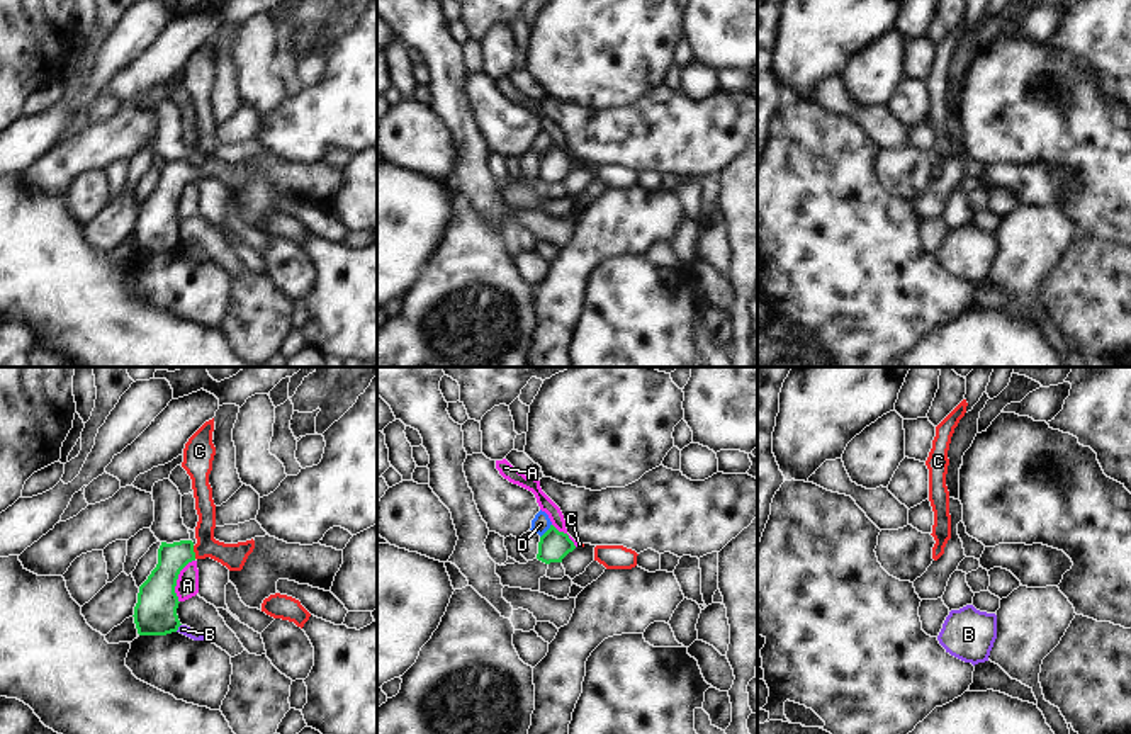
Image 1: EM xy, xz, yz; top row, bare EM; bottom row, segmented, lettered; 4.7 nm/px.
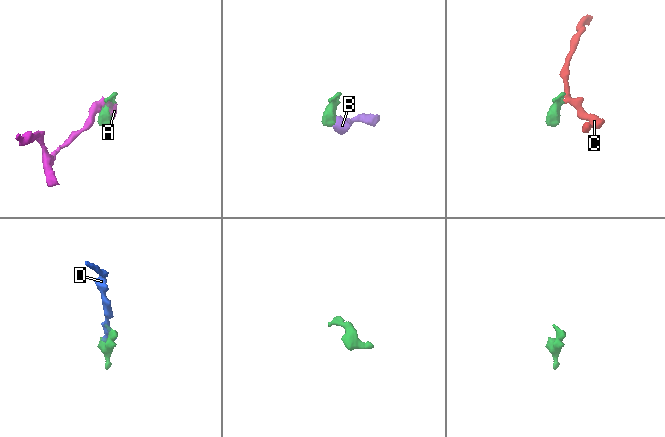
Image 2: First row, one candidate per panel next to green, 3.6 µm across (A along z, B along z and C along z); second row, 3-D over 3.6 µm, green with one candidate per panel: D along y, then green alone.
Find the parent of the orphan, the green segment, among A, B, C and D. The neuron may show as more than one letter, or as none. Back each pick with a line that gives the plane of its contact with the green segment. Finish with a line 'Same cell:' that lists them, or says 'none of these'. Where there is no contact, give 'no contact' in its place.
C: contact in xy
Same cell: C

